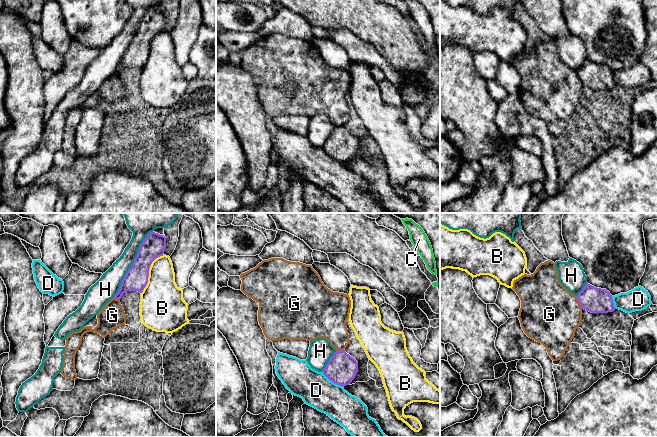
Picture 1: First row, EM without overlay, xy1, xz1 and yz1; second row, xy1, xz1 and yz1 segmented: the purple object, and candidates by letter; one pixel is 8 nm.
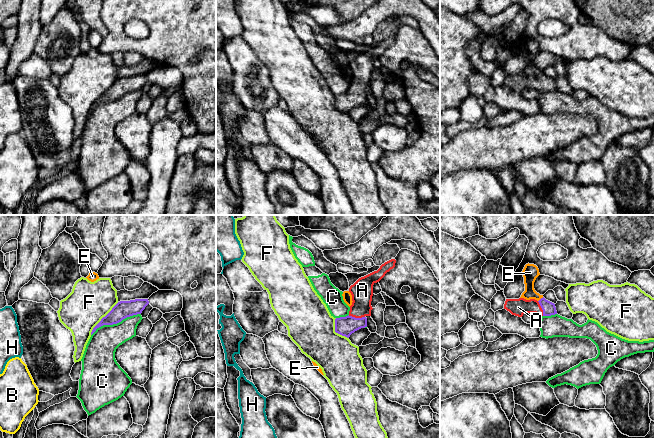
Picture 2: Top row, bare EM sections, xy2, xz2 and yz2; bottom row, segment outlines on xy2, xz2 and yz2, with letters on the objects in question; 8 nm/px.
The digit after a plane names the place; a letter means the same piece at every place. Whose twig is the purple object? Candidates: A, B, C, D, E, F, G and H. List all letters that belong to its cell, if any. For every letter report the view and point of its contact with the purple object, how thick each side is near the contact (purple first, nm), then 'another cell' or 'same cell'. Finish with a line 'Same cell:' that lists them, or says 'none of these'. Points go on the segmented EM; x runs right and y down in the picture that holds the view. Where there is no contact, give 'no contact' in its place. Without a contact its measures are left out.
A: xz2 (356, 318) | 160/180 nm | same cell
B: xy1 (148, 272) | 190/340 nm | another cell
C: xy2 (115, 323) | 140/240 nm | another cell
D: xz1 (332, 381) | 240/260 nm | another cell
E: yz2 (540, 299) | 100/130 nm | another cell
F: xy2 (102, 318) | 140/320 nm | another cell
G: yz1 (579, 302) | 200/460 nm | another cell
H: xy1 (132, 264) | 190/180 nm | another cell
Same cell: A

